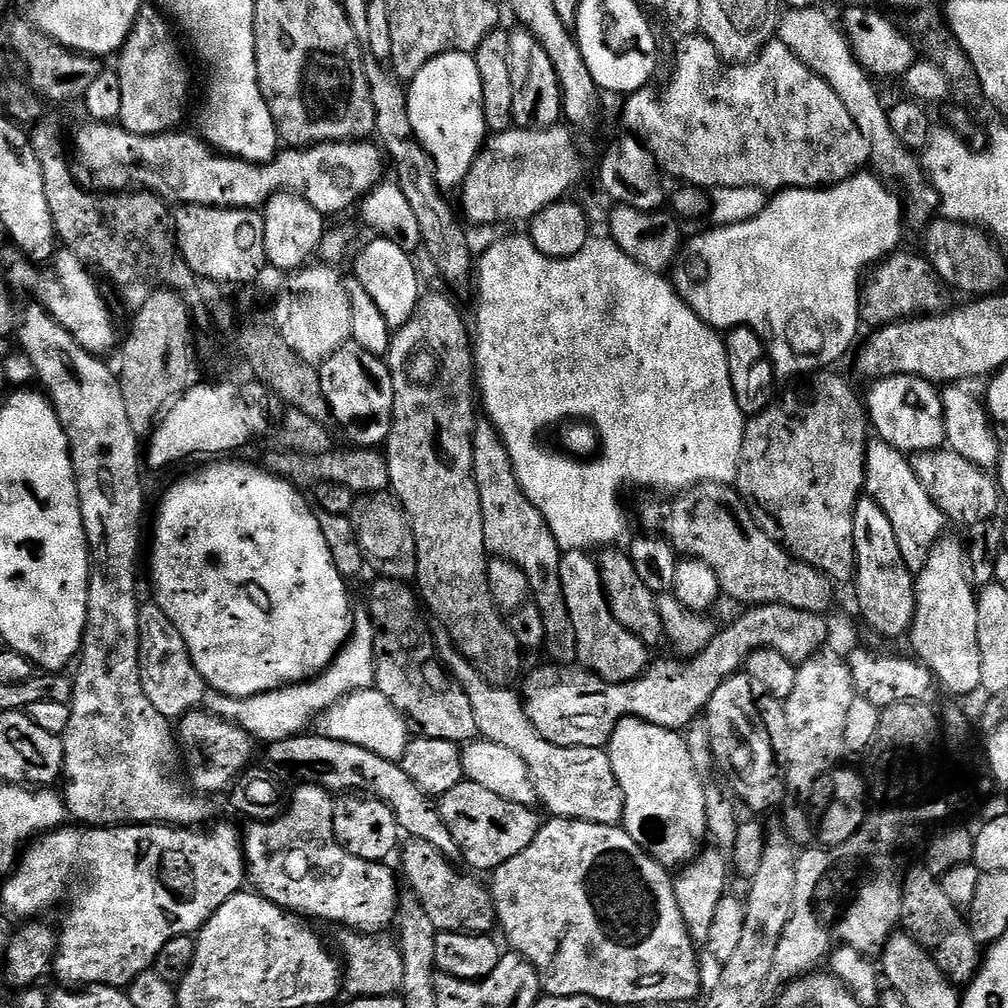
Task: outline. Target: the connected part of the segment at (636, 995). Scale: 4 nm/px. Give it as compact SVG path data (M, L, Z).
M552 818L549 821L549 824L548 821L541 823L534 842L530 842L530 846L522 850L522 854L514 854L514 858L498 866L490 876L492 905L496 908L499 931L504 931L504 936L508 939L507 947L519 956L524 956L534 966L540 979L541 989L549 996L593 996L594 999L603 1000L609 1005L643 1006L646 1002L695 1001L696 995L700 992L700 964L696 961L697 945L692 935L686 930L682 912L678 910L674 880L669 869L663 868L658 861L650 858L650 854L646 854L638 846L638 842L630 838L630 834L626 834L623 826L559 818Z

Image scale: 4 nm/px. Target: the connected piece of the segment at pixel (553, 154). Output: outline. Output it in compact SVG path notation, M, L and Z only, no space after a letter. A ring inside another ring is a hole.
M513 126L506 132L489 135L484 141L480 155L470 174L466 174L464 183L458 189L459 207L476 224L508 224L511 220L531 221L546 206L565 199L568 192L580 180L584 172L584 160L580 157L580 148L576 145L577 133L571 127L553 126L548 128L519 128Z

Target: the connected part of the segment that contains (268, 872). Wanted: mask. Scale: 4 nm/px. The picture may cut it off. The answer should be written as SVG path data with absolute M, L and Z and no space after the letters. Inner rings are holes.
M304 782L297 788L278 819L252 822L243 829L246 876L251 887L281 908L344 924L340 926L348 930L380 934L391 924L393 927L402 899L397 873L395 876L387 863L358 858L341 846L334 834L333 793L315 782Z

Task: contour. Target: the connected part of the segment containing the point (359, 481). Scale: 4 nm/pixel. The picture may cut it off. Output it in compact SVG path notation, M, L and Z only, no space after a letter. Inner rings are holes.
M336 446L331 452L317 456L303 456L297 452L279 450L280 452L269 454L266 464L277 476L291 480L293 484L304 490L322 482L338 482L342 486L350 486L350 490L357 494L389 491L390 466L387 455L376 448L347 447L340 449L340 446Z

